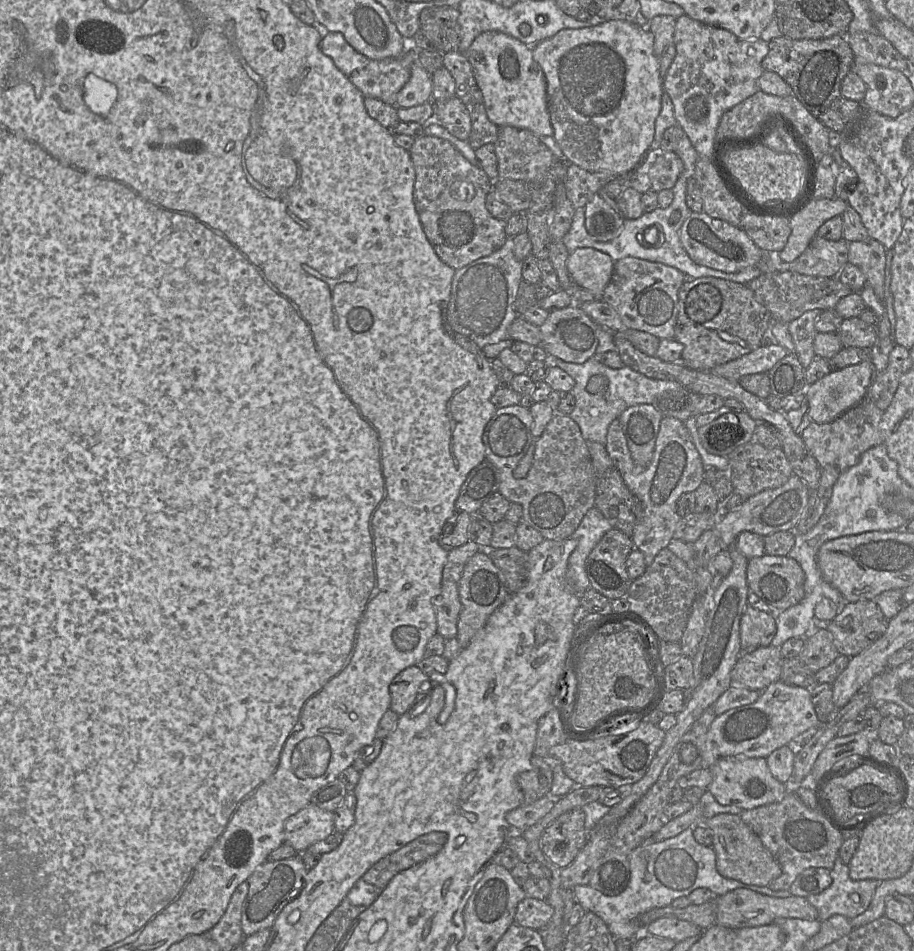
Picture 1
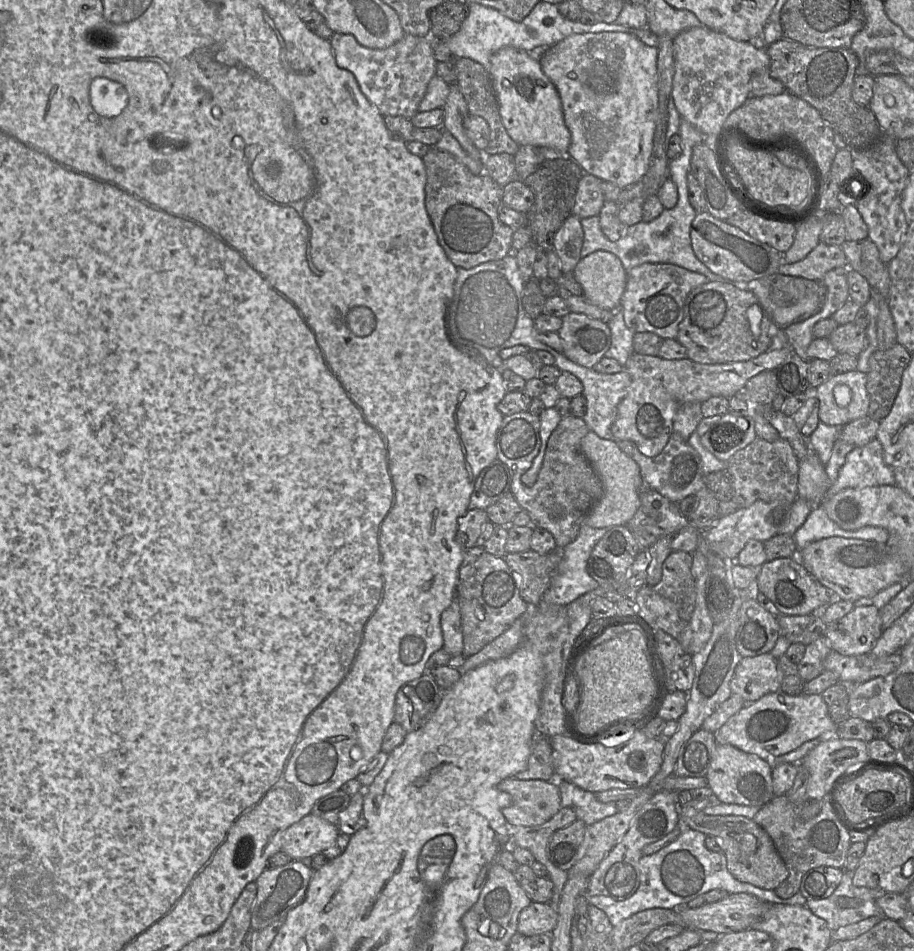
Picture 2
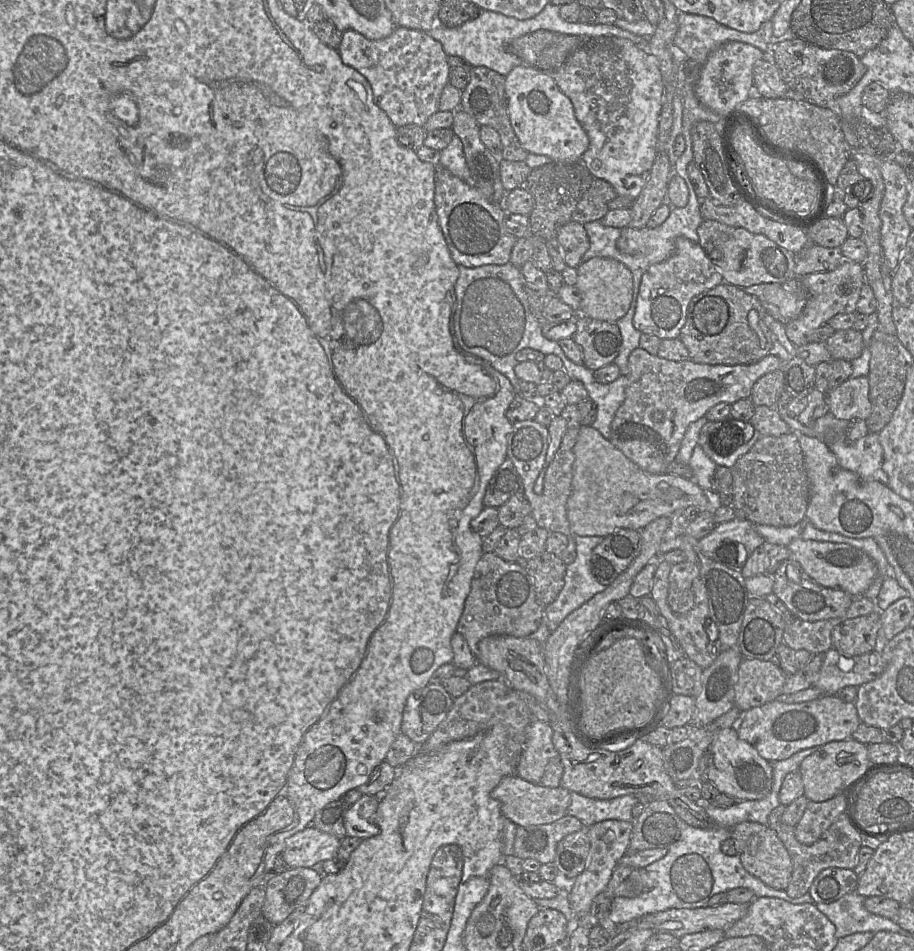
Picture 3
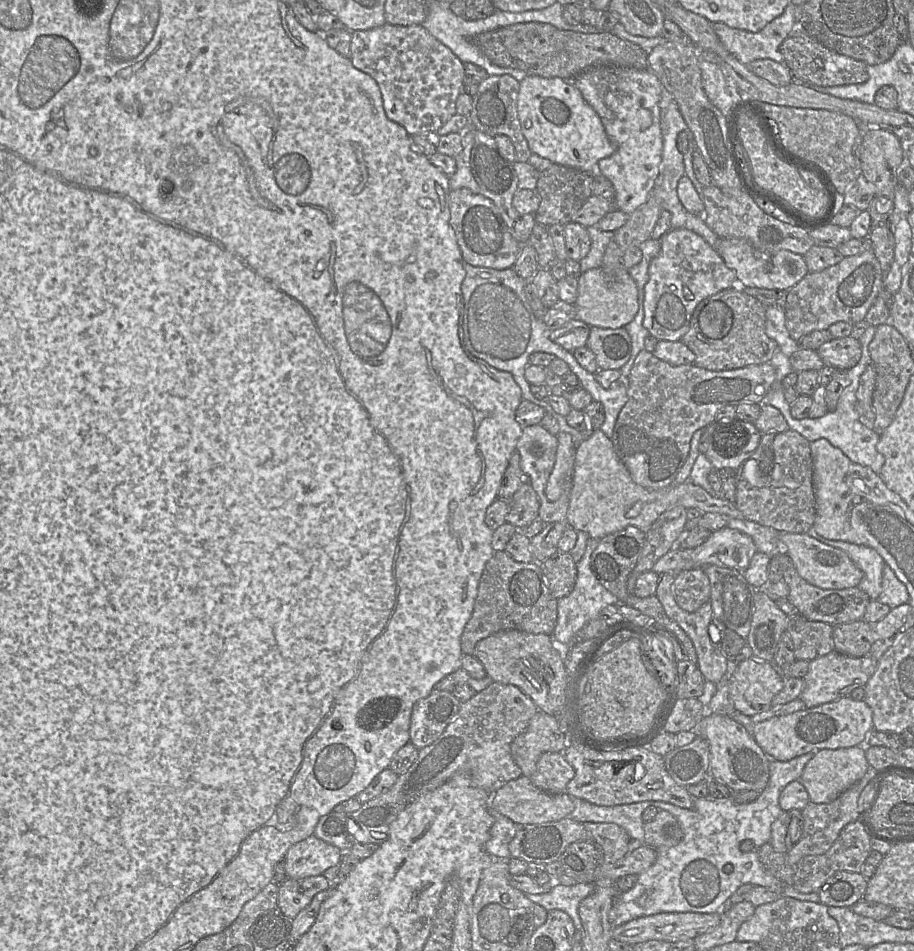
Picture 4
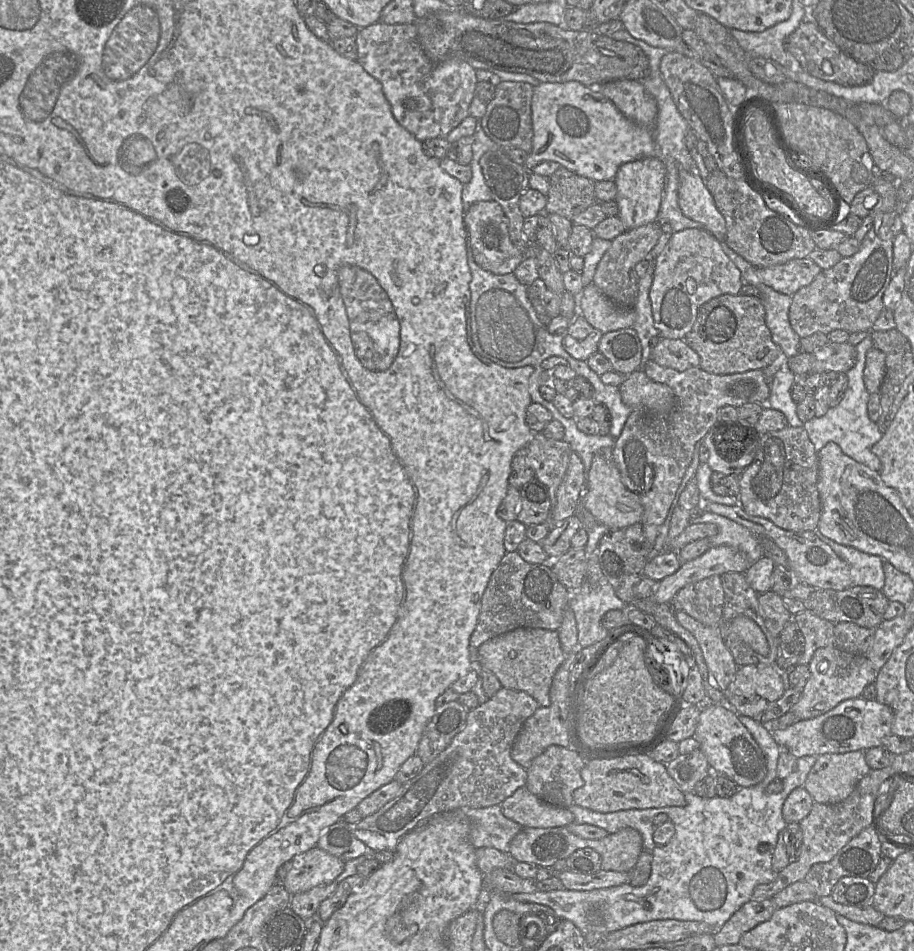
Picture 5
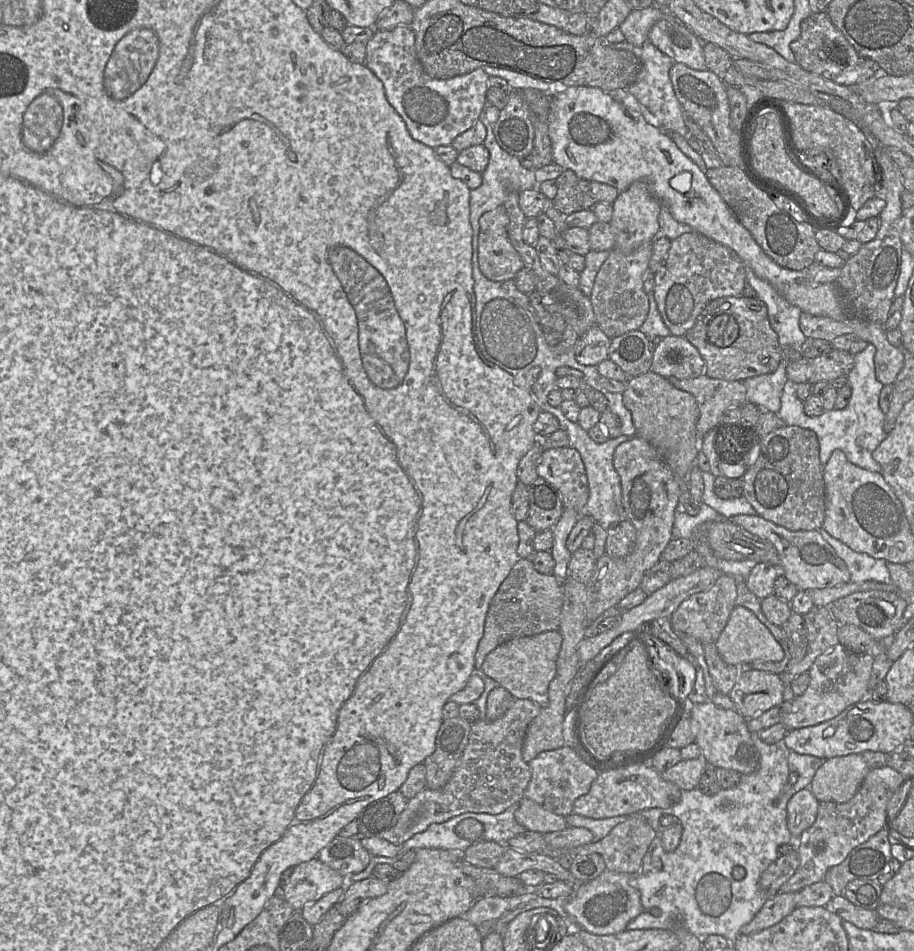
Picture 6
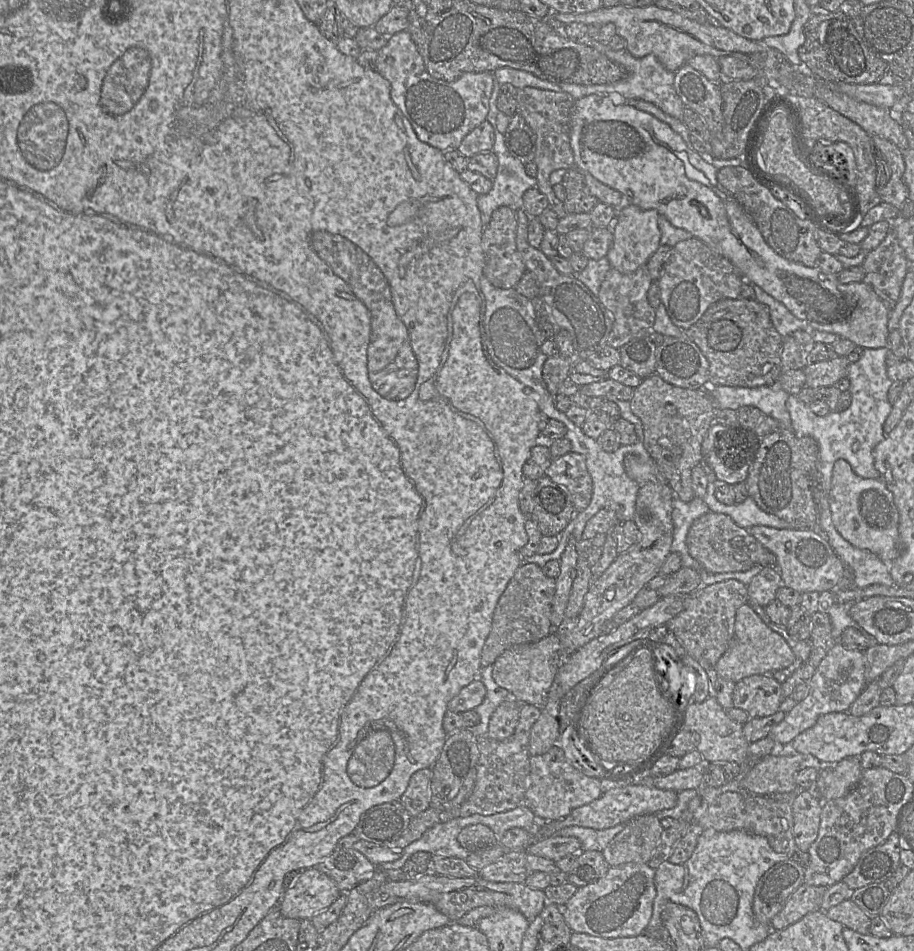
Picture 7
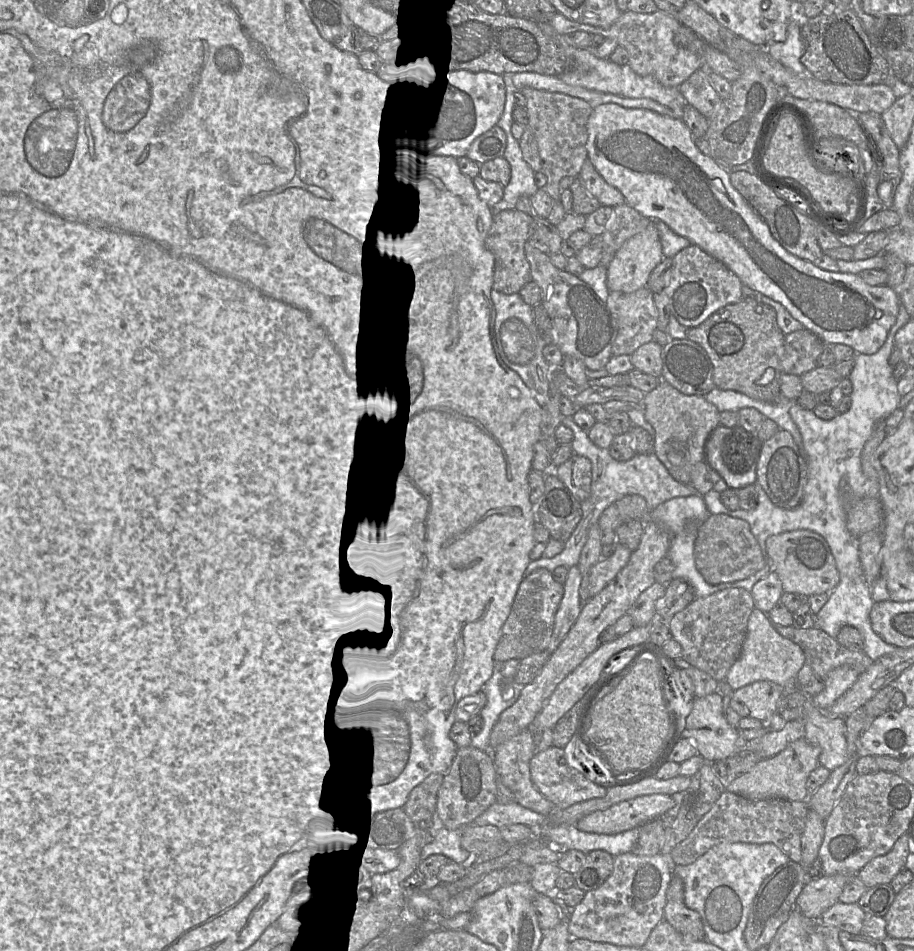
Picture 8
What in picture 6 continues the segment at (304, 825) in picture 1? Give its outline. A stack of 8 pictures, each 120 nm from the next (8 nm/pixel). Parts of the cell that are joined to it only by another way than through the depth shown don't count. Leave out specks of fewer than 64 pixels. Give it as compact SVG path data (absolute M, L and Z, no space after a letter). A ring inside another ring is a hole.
M317 857L296 865L288 883L277 894L281 895L294 910L319 900L325 894L341 887L343 876L322 863Z

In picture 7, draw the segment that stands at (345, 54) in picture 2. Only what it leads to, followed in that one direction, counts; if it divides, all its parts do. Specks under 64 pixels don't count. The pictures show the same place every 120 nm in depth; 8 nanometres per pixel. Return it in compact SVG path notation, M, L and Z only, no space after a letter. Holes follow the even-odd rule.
M408 30L390 36L377 55L376 72L390 82L392 101L409 120L420 141L442 152L457 150L464 137L486 120L495 82L492 72L466 73L453 82L432 77Z

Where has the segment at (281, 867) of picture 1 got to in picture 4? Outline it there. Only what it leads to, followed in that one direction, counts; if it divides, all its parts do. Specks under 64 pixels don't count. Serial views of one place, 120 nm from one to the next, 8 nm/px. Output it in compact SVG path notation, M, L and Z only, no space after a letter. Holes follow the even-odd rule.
M324 875L303 879L286 878L279 884L277 909L285 917L293 920L317 893L327 890L331 885Z

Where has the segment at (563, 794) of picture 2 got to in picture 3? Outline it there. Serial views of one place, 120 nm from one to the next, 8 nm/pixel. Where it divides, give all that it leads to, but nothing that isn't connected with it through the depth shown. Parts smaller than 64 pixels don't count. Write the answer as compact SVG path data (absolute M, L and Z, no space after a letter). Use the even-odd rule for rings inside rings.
M570 791L571 802L567 814L581 821L585 828L604 820L632 822L632 808L639 801L635 796L620 796L612 799L595 799Z

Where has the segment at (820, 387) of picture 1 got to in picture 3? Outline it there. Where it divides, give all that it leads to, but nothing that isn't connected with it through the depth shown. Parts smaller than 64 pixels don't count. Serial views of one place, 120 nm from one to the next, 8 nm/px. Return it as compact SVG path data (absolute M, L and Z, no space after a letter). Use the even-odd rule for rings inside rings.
M868 376L850 377L826 393L827 411L837 419L866 420L871 414Z

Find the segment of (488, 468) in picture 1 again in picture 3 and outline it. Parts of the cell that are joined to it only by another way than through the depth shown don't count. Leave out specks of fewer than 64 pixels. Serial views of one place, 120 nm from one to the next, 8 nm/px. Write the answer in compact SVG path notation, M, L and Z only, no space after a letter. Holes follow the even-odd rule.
M506 458L488 483L483 505L498 508L518 492L521 487L523 487L522 481L513 462Z

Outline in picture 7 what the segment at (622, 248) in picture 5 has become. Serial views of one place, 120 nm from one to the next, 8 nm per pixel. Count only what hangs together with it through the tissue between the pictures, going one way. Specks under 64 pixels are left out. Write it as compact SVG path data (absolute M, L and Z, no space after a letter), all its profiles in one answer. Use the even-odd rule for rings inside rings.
M646 265L632 273L622 273L614 268L607 273L597 297L613 317L613 327L608 339L608 344L613 348L619 349L630 340L649 336L653 332L655 309L648 300L648 290L652 282Z

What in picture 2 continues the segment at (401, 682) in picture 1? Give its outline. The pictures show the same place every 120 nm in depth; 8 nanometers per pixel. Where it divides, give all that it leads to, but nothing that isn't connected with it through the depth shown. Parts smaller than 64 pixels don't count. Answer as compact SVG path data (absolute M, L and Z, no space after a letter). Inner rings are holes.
M424 673L403 685L396 694L394 721L407 732L423 726L440 704L443 689Z

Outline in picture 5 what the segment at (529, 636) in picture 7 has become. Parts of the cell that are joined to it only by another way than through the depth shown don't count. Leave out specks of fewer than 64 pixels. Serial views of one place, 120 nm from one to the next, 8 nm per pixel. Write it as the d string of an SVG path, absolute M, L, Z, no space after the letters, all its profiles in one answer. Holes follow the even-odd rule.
M516 551L506 552L492 573L481 600L476 627L469 641L469 660L476 668L478 649L489 639L517 628L558 631L570 597L549 564L530 564Z

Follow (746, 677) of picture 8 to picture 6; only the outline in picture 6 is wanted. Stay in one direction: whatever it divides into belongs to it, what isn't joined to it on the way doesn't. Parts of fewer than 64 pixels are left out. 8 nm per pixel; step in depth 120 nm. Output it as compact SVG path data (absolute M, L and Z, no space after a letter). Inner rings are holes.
M736 605L727 624L717 639L716 648L724 662L741 668L754 661L778 662L784 658L784 650L769 629L749 609Z

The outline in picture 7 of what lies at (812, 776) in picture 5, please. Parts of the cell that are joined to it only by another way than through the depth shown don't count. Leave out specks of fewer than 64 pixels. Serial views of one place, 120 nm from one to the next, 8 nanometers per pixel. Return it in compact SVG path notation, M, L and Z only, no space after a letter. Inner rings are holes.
M847 757L833 766L824 779L821 801L847 795L860 781L863 769L859 757Z

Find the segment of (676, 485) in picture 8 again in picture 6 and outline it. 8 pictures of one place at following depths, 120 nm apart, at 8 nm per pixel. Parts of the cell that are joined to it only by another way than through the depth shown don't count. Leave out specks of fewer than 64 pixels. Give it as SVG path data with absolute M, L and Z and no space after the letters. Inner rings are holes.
M533 388L528 393L533 397L541 411L549 412L559 422L560 429L568 435L568 447L576 449L583 461L588 480L589 497L586 505L578 512L578 517L591 516L605 530L613 524L625 520L625 510L623 508L622 490L620 476L614 468L613 455L616 447L632 437L620 435L617 438L608 439L604 443L596 443L589 436L587 431L583 430L578 423L569 421L559 408L551 406L547 401L547 391L534 392Z

